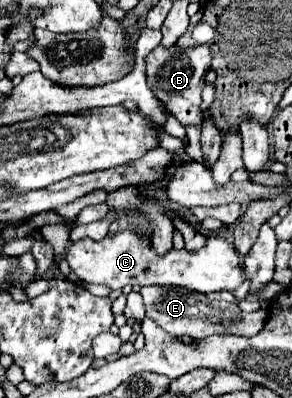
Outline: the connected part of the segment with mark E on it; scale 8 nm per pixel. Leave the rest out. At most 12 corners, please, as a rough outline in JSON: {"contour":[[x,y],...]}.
{"contour":[[142,287],[146,315],[176,337],[252,337],[268,311],[210,305],[186,287]]}

